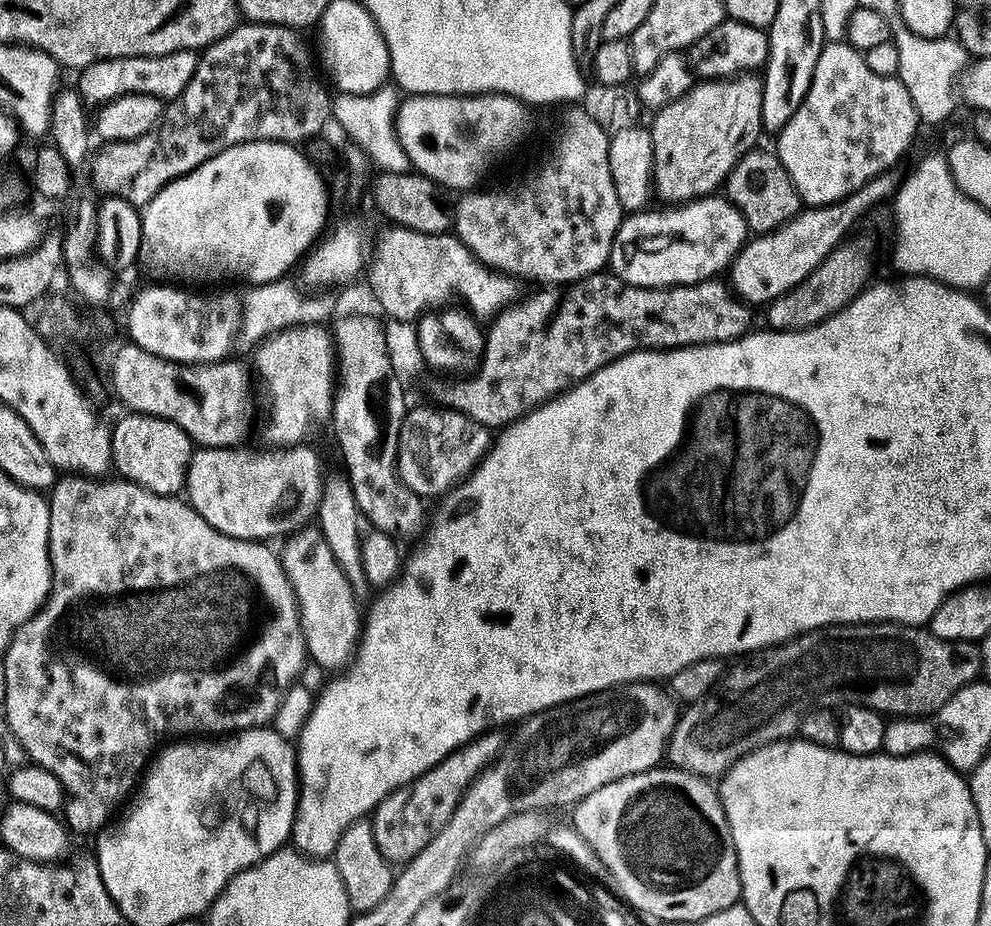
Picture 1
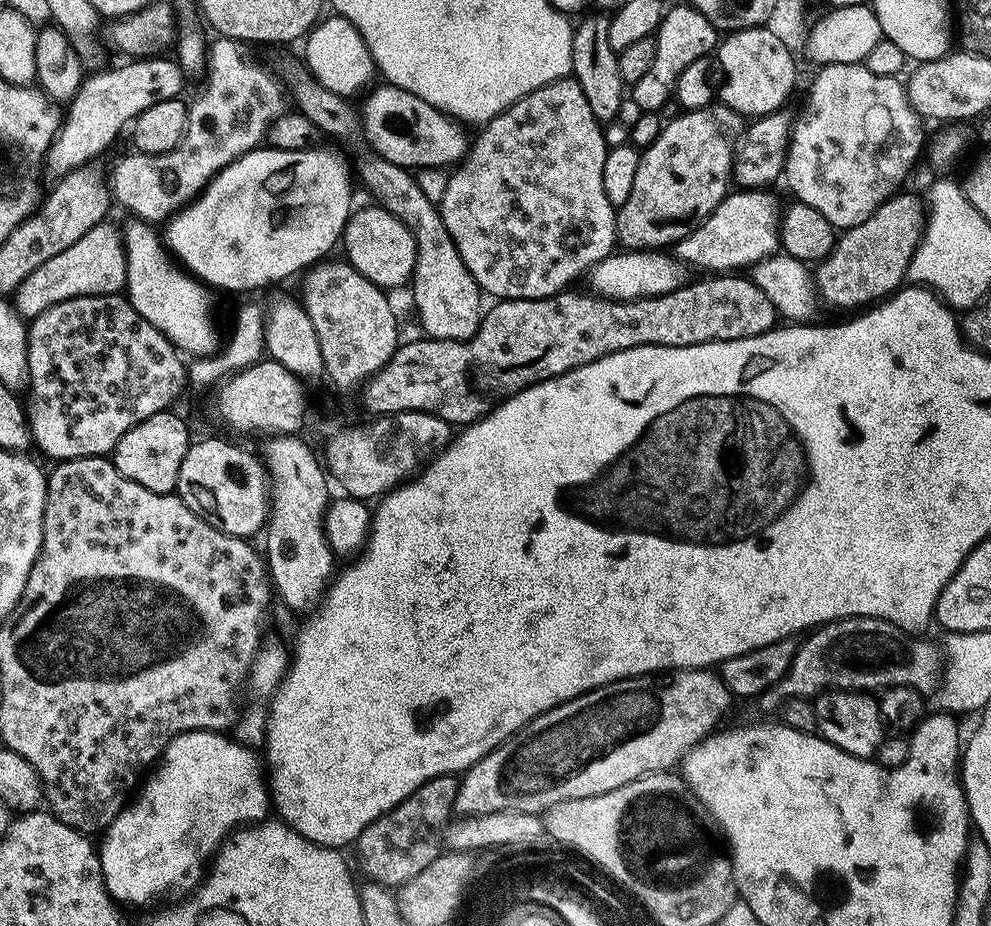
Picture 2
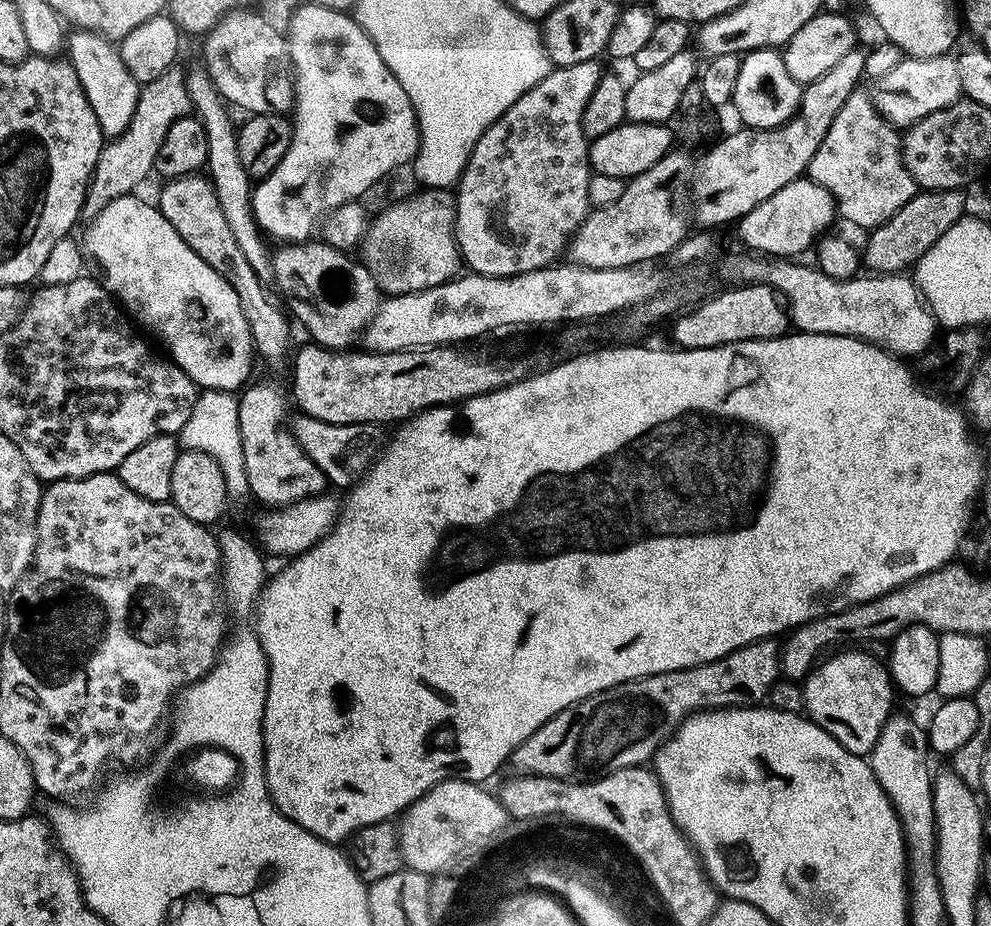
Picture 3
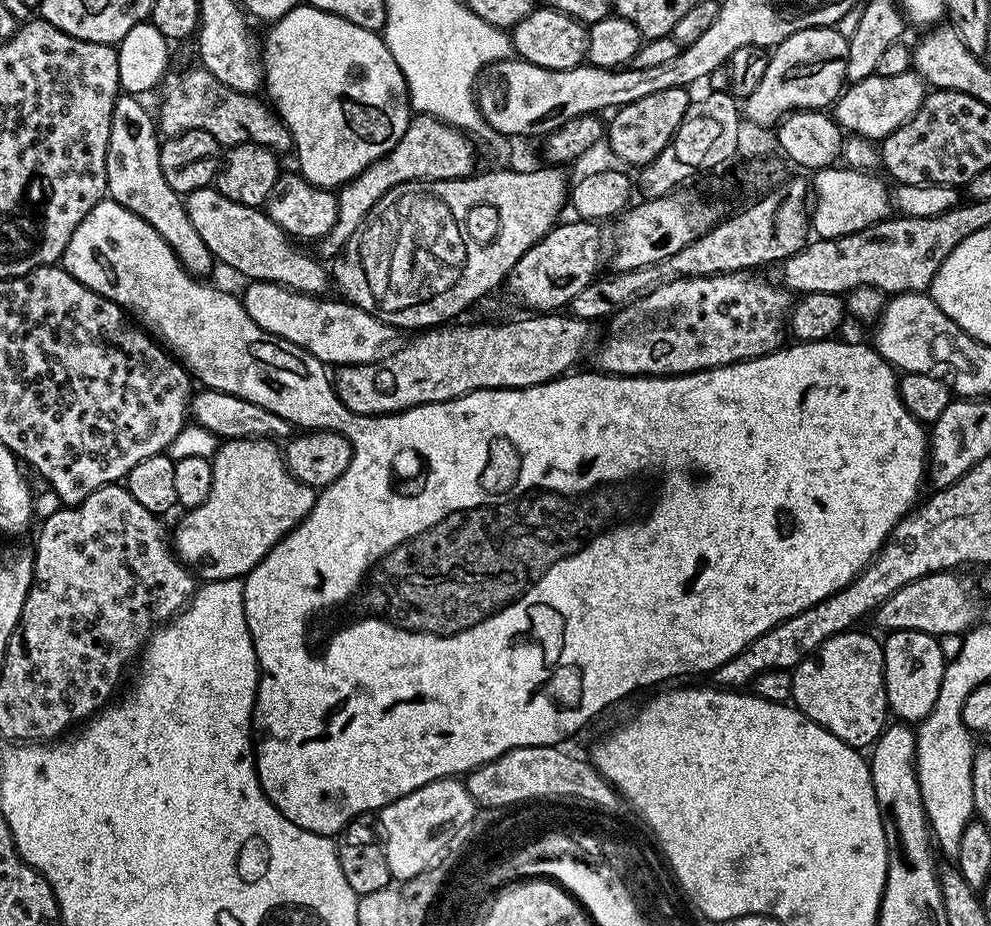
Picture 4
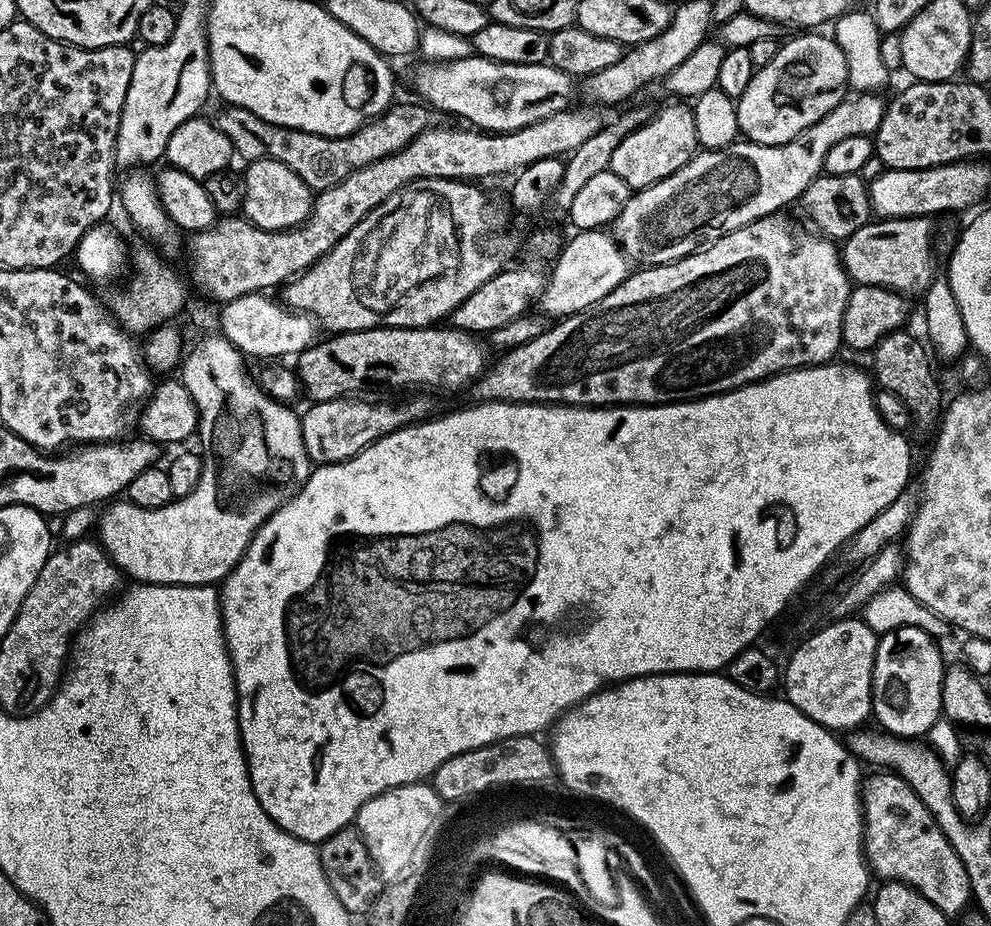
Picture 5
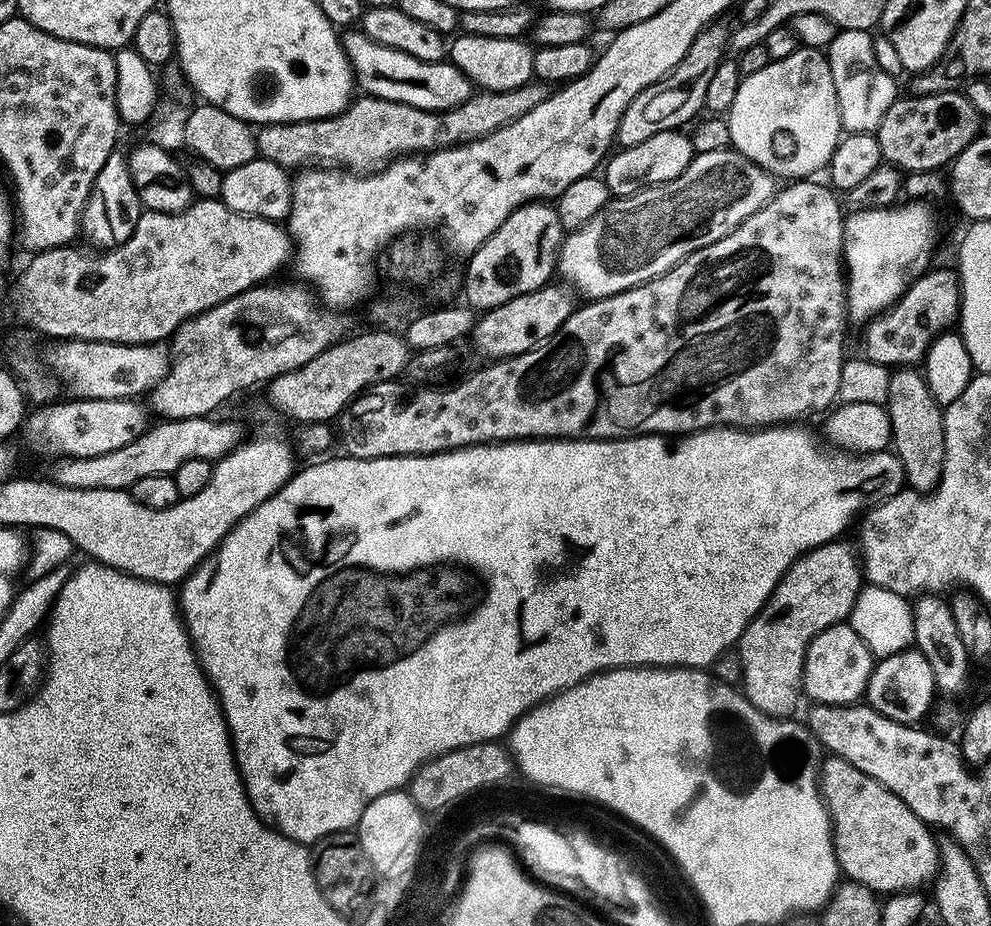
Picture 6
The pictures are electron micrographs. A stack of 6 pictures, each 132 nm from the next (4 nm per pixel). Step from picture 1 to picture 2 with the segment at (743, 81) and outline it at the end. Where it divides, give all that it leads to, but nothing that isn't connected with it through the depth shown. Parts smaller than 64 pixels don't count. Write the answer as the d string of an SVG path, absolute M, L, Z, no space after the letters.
M719 102L708 104L702 109L694 109L692 111L681 111L681 116L676 116L660 133L656 136L656 141L649 146L648 149L643 149L640 161L638 162L638 174L634 174L634 190L630 194L630 198L626 198L624 204L619 205L616 214L616 230L618 233L618 244L624 250L664 250L668 244L674 246L682 238L686 238L689 232L696 227L700 221L705 220L708 215L723 202L724 197L730 191L730 181L733 179L732 175L732 161L736 154L736 142L740 138L742 131L742 117L732 108L727 108L726 105Z

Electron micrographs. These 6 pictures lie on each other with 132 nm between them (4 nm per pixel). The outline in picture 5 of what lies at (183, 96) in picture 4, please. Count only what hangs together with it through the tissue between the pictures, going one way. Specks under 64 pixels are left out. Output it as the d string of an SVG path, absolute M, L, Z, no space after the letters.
M393 103L382 115L375 116L367 124L349 136L323 136L322 134L310 134L306 130L278 126L274 122L266 122L258 118L258 114L250 114L242 106L229 104L221 107L221 112L214 116L214 122L226 138L230 138L232 151L244 162L261 160L263 156L269 156L271 160L282 162L282 166L290 166L302 182L319 194L342 182L354 170L362 170L362 166L370 166L370 162L378 162L387 156L393 156L395 152L408 145L411 140L429 127L429 109L423 103L400 104Z

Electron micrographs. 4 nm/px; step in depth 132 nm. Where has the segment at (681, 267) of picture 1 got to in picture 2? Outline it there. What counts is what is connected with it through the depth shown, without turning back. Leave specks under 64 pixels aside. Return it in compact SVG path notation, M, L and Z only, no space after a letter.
M762 190L729 191L723 202L705 220L700 221L686 238L682 238L674 245L676 259L689 269L701 268L704 271L701 273L704 274L728 274L733 270L747 269L773 255L780 248L778 212L776 216L776 208L765 194Z

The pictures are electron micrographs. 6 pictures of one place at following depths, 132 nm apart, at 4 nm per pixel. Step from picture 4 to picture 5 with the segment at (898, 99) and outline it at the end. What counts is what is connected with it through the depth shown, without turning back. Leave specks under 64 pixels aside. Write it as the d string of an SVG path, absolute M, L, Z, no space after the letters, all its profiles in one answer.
M880 94L856 95L860 96L849 95L817 124L785 144L737 142L719 150L697 151L688 164L674 170L674 174L654 182L649 188L633 191L629 195L626 206L622 206L618 218L610 225L612 239L619 244L629 261L636 263L637 260L637 265L669 264L692 252L700 251L712 241L759 220L762 216L779 213L791 200L792 203L799 201L806 186L810 186L815 176L821 175L830 146L842 142L842 138L871 137L878 130L884 117L885 97L880 97Z

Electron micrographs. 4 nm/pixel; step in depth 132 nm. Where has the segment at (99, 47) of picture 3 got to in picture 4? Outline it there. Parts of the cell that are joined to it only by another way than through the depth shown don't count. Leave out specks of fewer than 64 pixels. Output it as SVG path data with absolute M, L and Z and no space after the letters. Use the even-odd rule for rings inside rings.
M121 94L114 102L114 114L110 118L110 142L106 146L107 195L114 202L124 206L143 221L150 222L189 273L197 278L207 277L214 265L212 252L190 223L184 208L181 193L175 192L162 175L160 161L161 137L158 124L144 109L139 95ZM157 136L157 137L156 137Z

